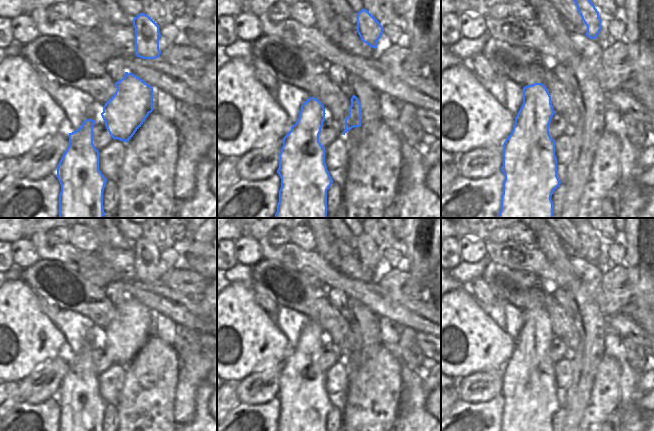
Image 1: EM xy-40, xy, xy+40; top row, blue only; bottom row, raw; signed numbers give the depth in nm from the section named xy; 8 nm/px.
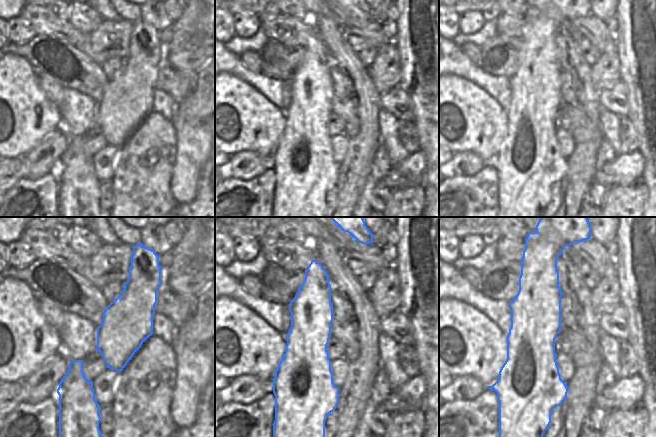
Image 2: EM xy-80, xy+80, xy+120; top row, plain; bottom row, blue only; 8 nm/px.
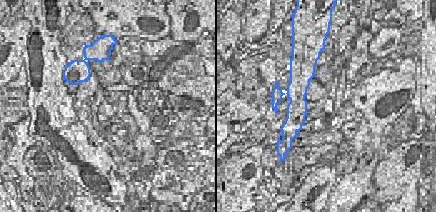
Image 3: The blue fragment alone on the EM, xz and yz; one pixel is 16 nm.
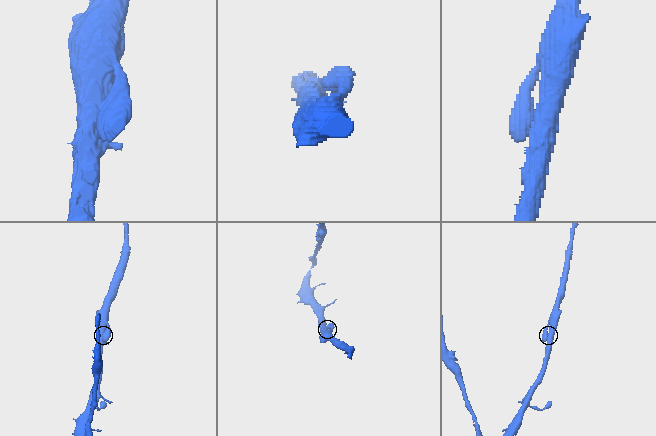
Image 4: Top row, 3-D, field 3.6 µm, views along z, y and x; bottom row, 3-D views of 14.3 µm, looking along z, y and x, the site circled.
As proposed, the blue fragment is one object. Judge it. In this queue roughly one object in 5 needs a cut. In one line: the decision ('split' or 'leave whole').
leave whole

